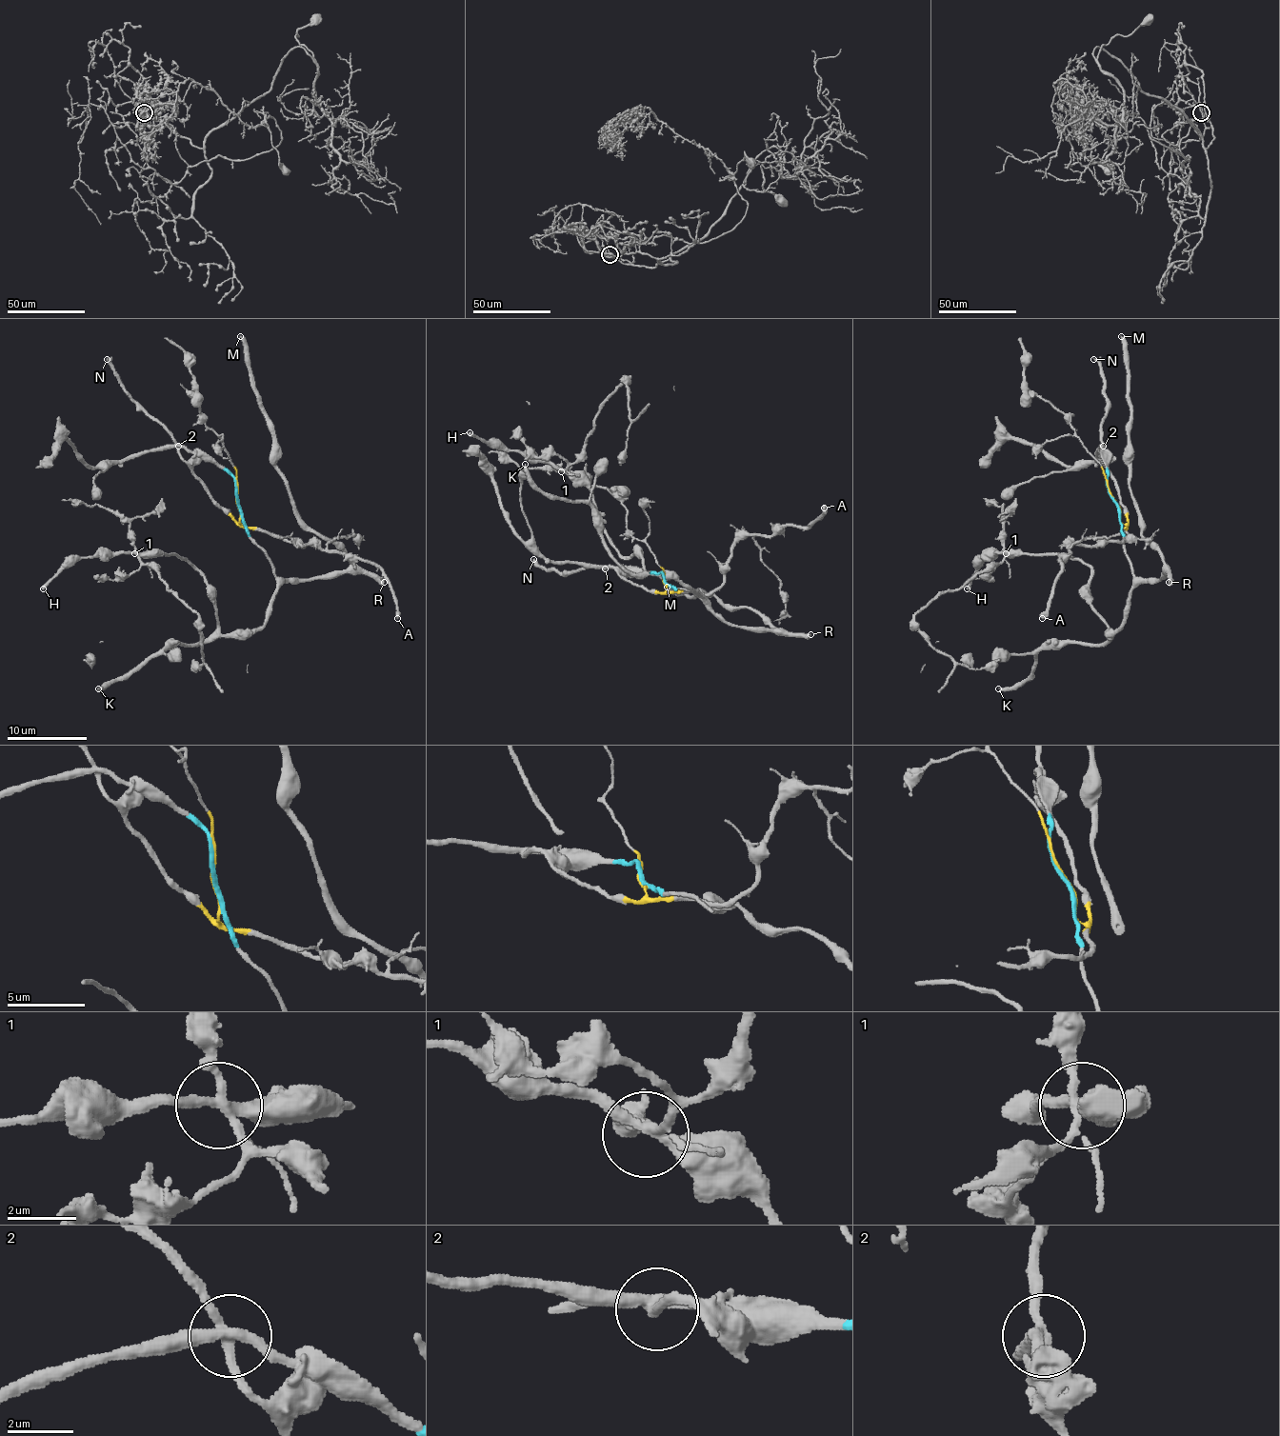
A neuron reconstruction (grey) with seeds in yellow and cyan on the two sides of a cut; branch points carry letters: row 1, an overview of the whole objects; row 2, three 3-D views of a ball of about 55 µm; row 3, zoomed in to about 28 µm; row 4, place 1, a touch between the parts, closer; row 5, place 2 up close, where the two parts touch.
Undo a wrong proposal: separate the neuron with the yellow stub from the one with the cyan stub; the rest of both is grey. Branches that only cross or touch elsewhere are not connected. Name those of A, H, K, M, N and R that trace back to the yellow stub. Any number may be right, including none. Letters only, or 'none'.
A, N

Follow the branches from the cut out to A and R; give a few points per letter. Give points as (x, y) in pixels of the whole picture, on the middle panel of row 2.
A: (664, 581), (670, 590), (708, 594), (742, 539), (808, 527), (823, 507)
R: (664, 581), (674, 587), (690, 588), (728, 623), (811, 634)

